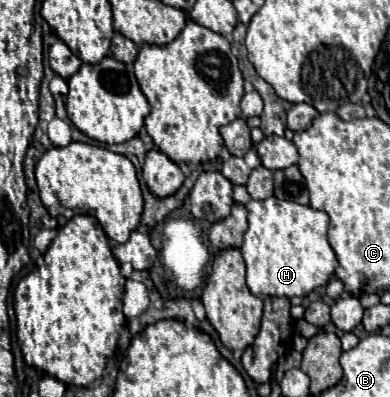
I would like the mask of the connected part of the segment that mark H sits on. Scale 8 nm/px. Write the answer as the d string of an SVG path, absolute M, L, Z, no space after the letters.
M274 196L266 200L250 200L246 204L248 210L248 230L244 234L242 244L242 258L246 262L246 282L254 296L304 296L312 290L328 284L334 268L338 266L336 254L328 244L326 230L328 230L328 214L320 210L312 210L310 206L302 206L296 202L278 200Z

